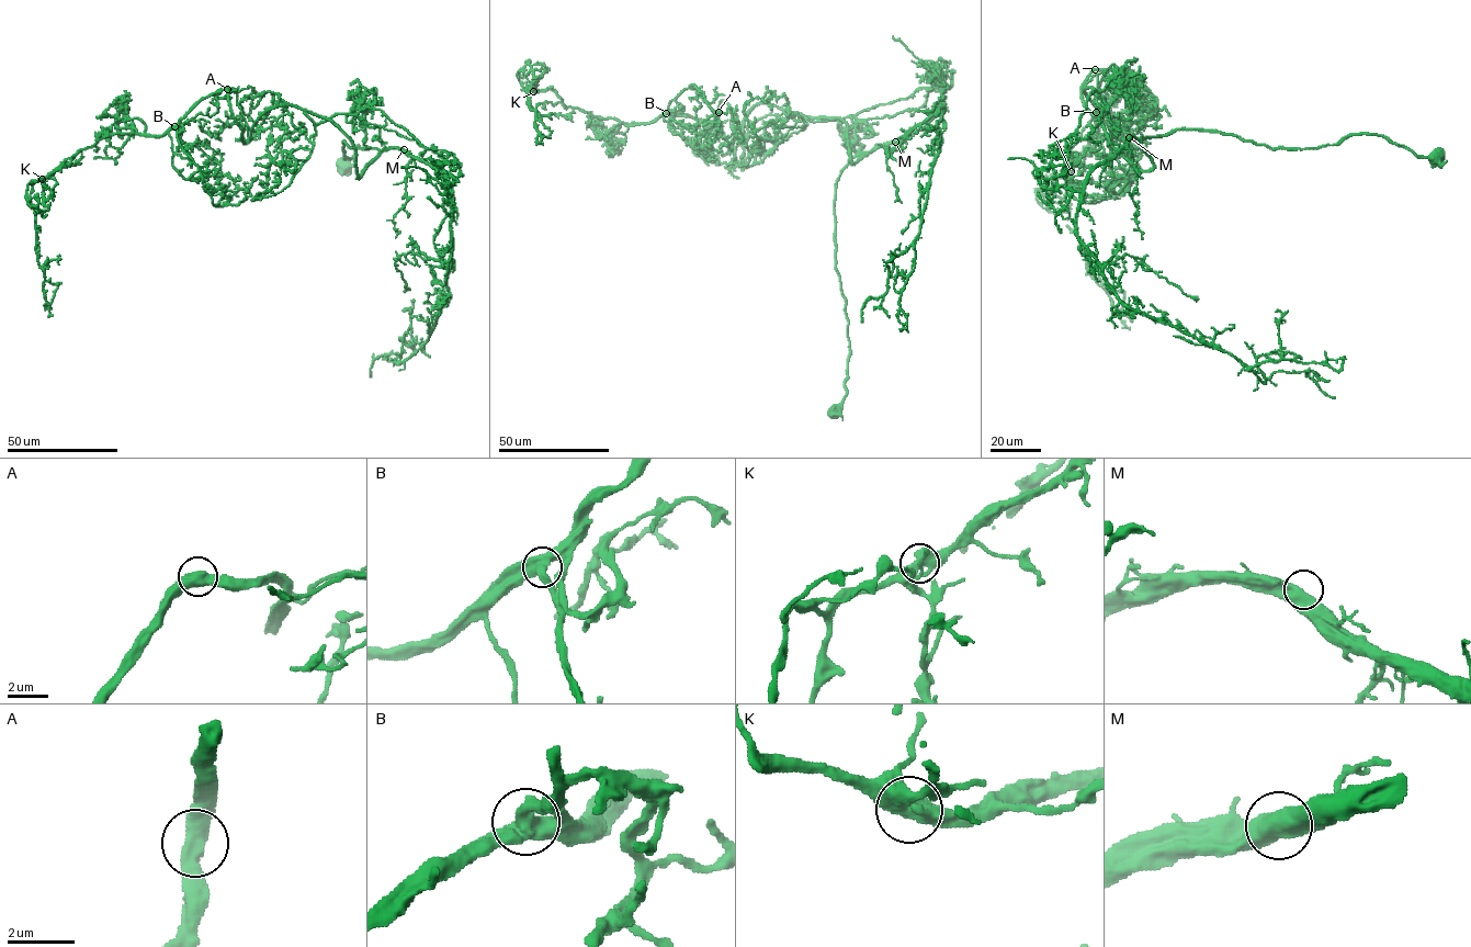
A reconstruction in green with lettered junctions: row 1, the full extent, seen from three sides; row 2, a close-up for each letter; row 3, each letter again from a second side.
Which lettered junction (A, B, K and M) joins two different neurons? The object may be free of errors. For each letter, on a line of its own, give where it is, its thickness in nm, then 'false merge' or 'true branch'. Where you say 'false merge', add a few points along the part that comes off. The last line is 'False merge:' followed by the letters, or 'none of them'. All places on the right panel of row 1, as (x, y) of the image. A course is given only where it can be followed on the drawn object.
A: place (1095, 69); calibre 550 nm; true branch
B: place (1096, 112); calibre 600 nm; true branch
K: place (1071, 171); calibre 600 nm; true branch
M: place (1129, 137); calibre 600 nm; true branch
False merge: none of them

